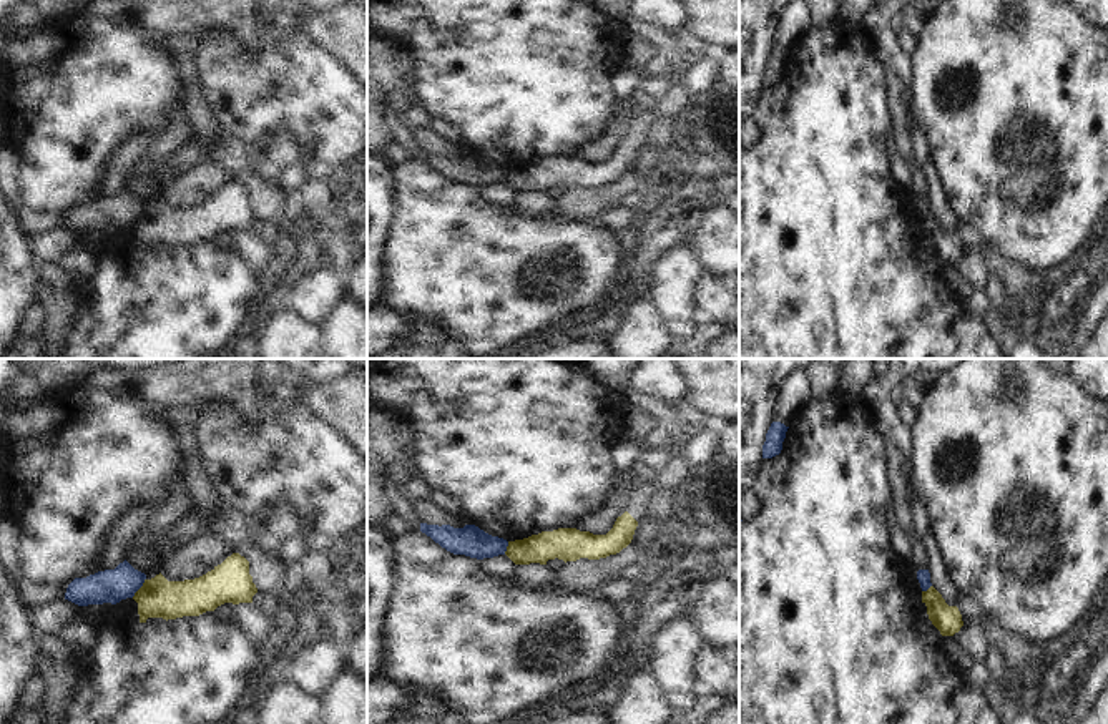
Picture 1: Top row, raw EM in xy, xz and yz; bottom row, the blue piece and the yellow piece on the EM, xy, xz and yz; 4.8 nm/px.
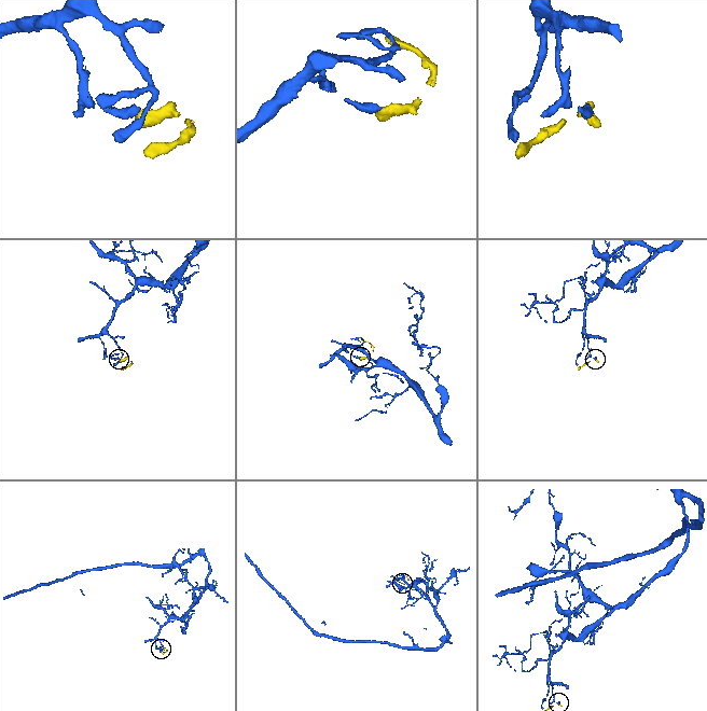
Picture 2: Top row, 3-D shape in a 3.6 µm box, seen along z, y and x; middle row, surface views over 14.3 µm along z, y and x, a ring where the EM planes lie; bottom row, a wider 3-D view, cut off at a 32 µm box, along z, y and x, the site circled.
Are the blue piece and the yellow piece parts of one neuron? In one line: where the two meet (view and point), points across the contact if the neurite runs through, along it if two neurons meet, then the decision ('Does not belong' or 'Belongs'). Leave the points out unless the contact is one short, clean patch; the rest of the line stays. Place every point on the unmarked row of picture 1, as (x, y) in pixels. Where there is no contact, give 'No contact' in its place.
Touches blue at xy (140, 215). Boundary: xy (145, 206), (143, 213), (132, 225). Does not belong.

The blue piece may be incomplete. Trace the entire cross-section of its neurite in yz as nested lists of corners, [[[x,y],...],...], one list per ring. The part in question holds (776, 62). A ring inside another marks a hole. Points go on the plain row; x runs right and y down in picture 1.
[[[781,50],[771,51],[762,73],[762,86],[772,86],[781,81],[787,56],[789,55]]]

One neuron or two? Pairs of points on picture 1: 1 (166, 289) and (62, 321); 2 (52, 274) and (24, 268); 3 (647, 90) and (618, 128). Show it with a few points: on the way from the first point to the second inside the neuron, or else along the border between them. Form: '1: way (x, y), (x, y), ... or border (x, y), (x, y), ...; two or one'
1: border (80, 313), (68, 341); two
2: border (37, 261), (40, 278); two
3: way (638, 100), (623, 118); one

